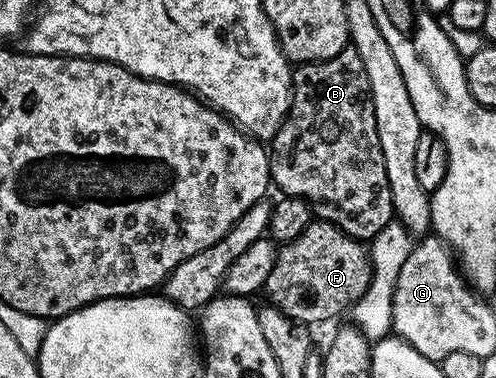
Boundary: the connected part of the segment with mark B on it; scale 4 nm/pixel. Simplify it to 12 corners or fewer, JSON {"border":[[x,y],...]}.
{"border":[[353,47],[304,61],[269,141],[289,197],[355,197],[359,239],[395,208]]}

